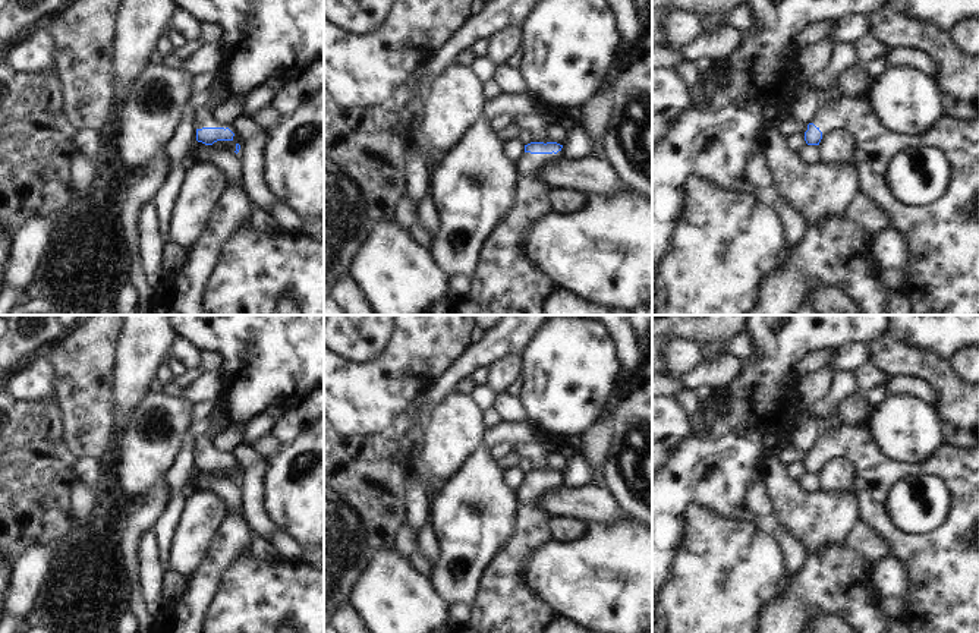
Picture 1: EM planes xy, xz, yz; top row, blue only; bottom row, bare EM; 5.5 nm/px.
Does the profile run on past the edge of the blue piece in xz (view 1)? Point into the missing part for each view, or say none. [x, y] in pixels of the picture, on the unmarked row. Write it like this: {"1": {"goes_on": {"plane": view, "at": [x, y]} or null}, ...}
{"1": {"goes_on": {"plane": "xz", "at": [504, 604]}}}

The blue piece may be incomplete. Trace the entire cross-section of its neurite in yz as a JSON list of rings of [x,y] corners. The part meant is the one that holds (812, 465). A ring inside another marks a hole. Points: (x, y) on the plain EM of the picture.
[[[841,426],[822,429],[808,453],[805,469],[819,473],[830,459],[849,459],[857,469],[854,488],[860,498],[860,519],[891,544],[891,555],[898,557],[910,571],[912,598],[901,620],[910,633],[979,633],[979,447],[961,450],[942,444],[939,450],[919,463],[888,459],[879,448],[871,426]],[[912,476],[935,476],[951,494],[947,520],[928,535],[907,535],[890,519],[887,500],[893,486]]]

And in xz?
[[[531,470],[525,473],[525,481],[516,491],[519,511],[513,535],[482,573],[478,593],[470,602],[469,620],[456,633],[542,633],[553,620],[553,608],[528,588],[522,573],[526,570],[528,555],[551,541],[550,520],[553,517],[541,507],[541,495],[550,482],[557,482],[561,476],[563,473],[557,470]]]

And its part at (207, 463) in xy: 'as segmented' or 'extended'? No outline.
extended

